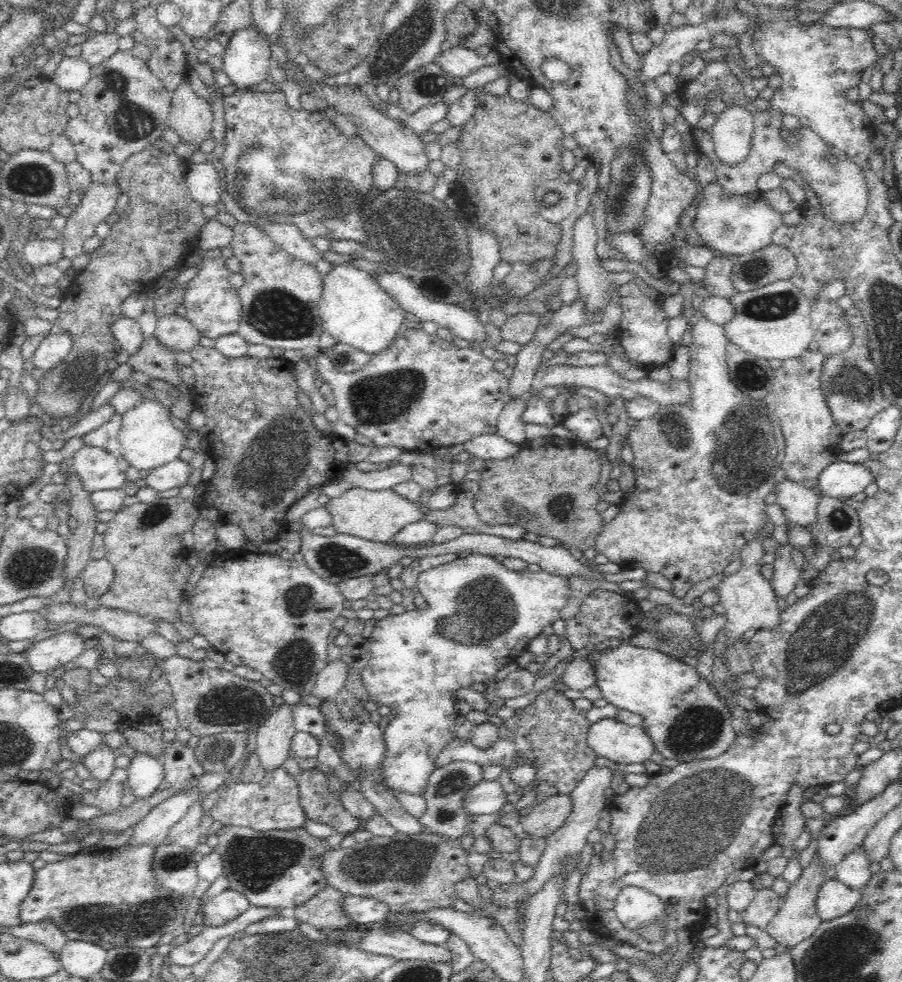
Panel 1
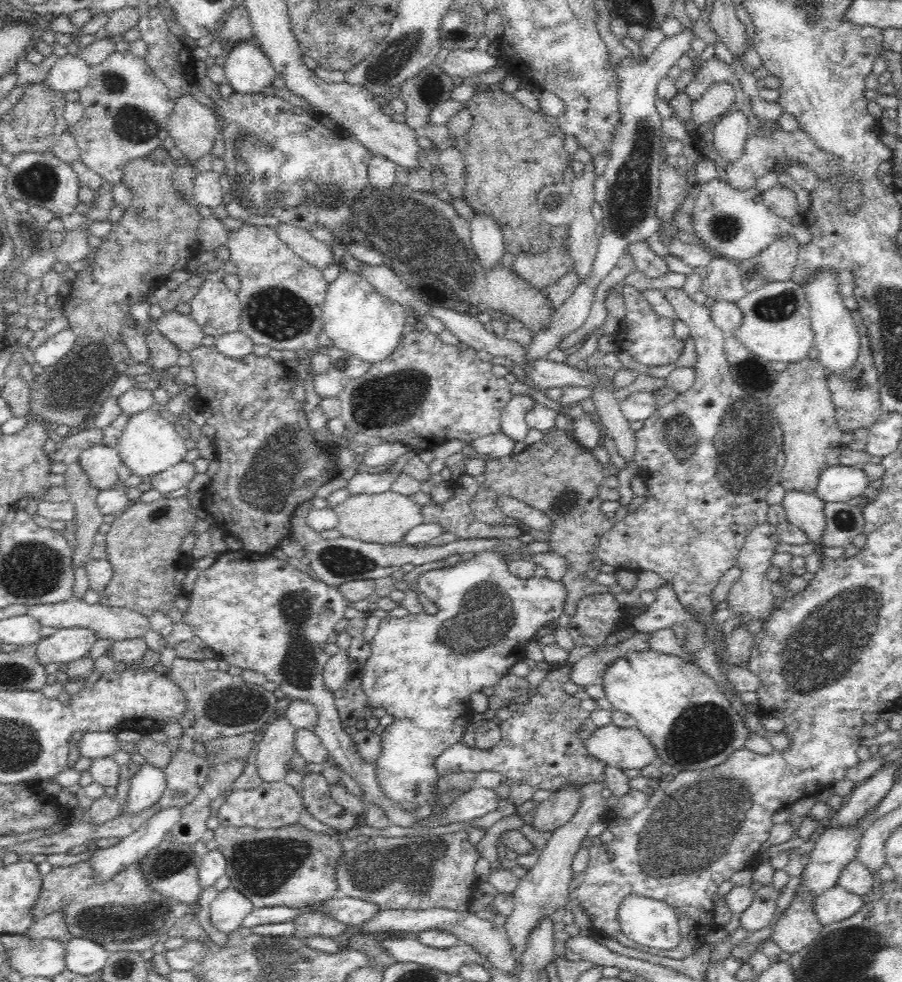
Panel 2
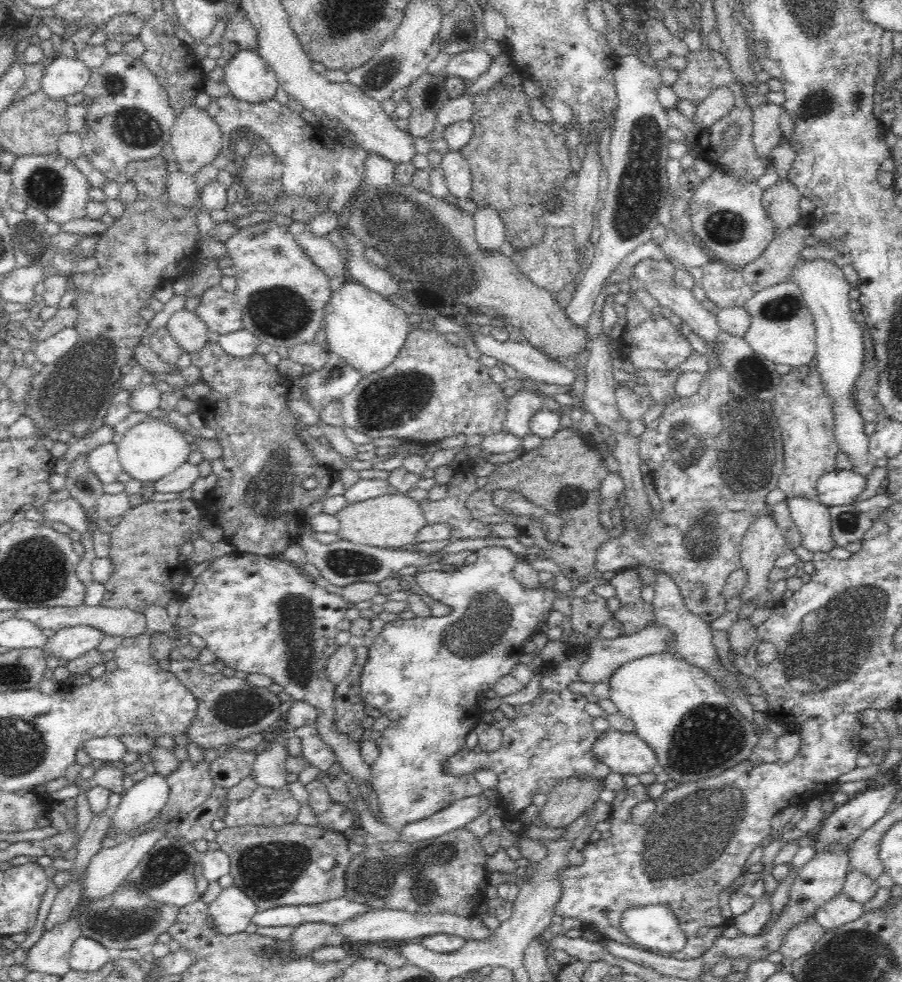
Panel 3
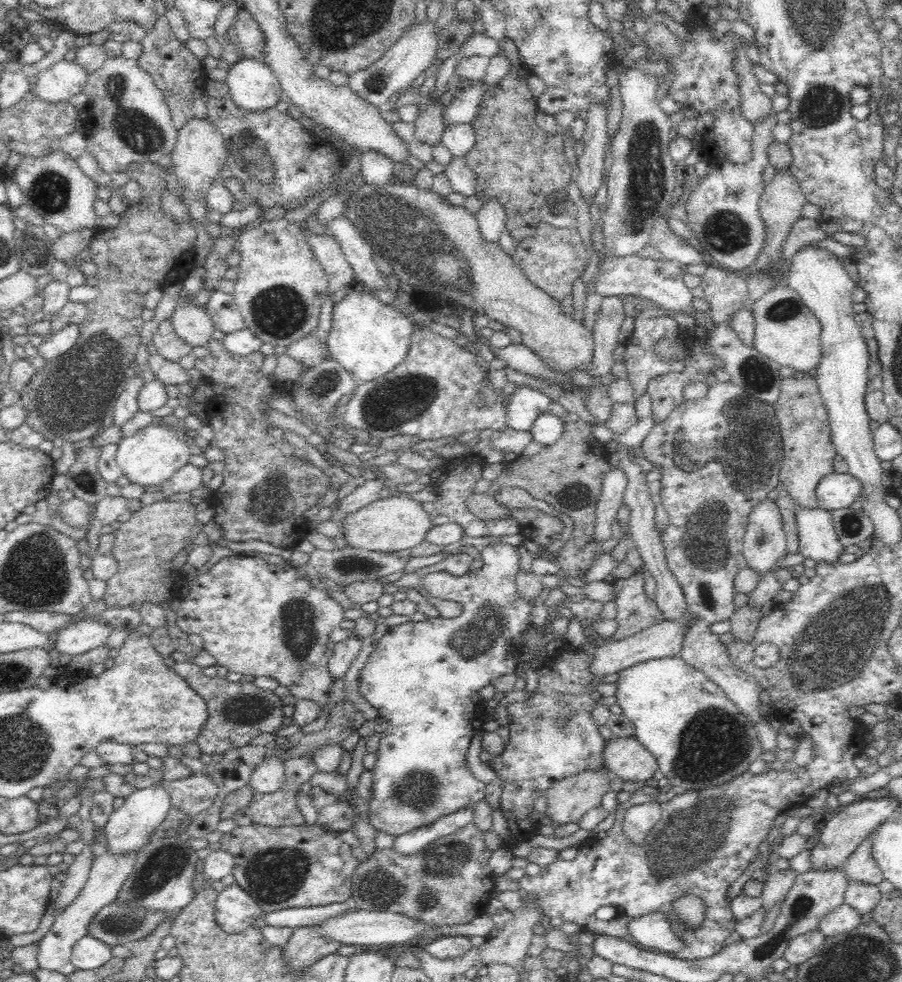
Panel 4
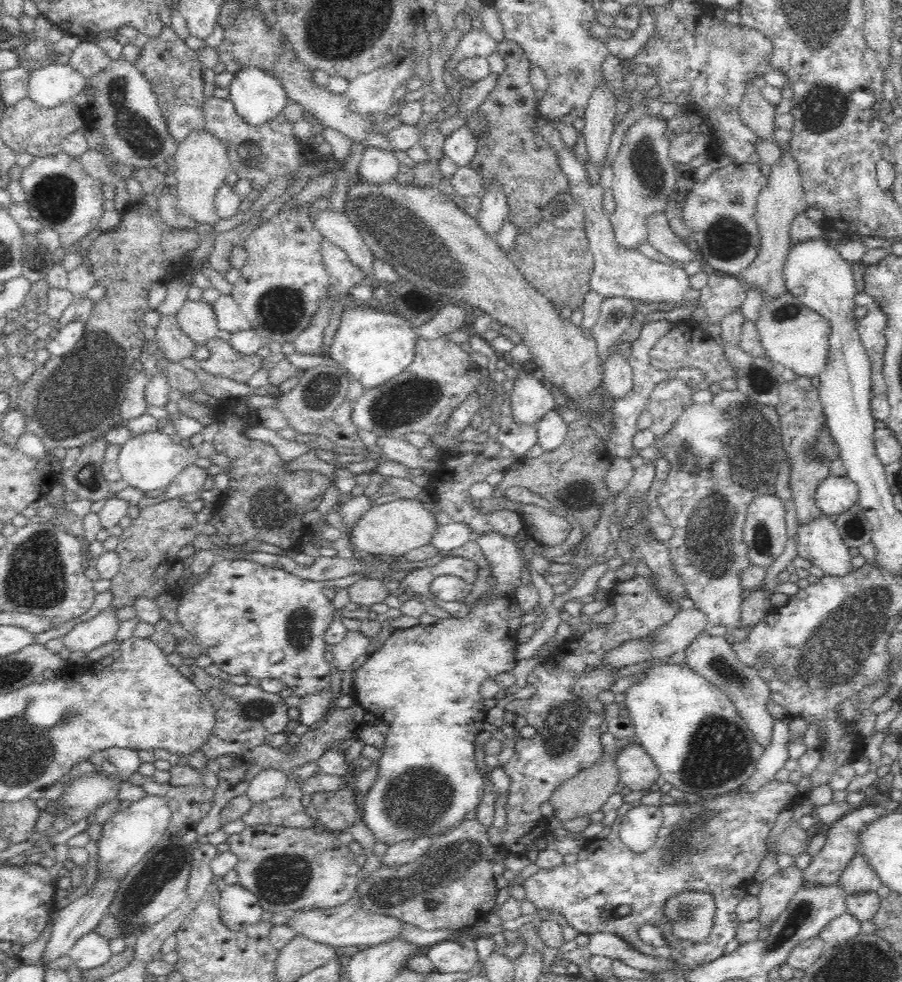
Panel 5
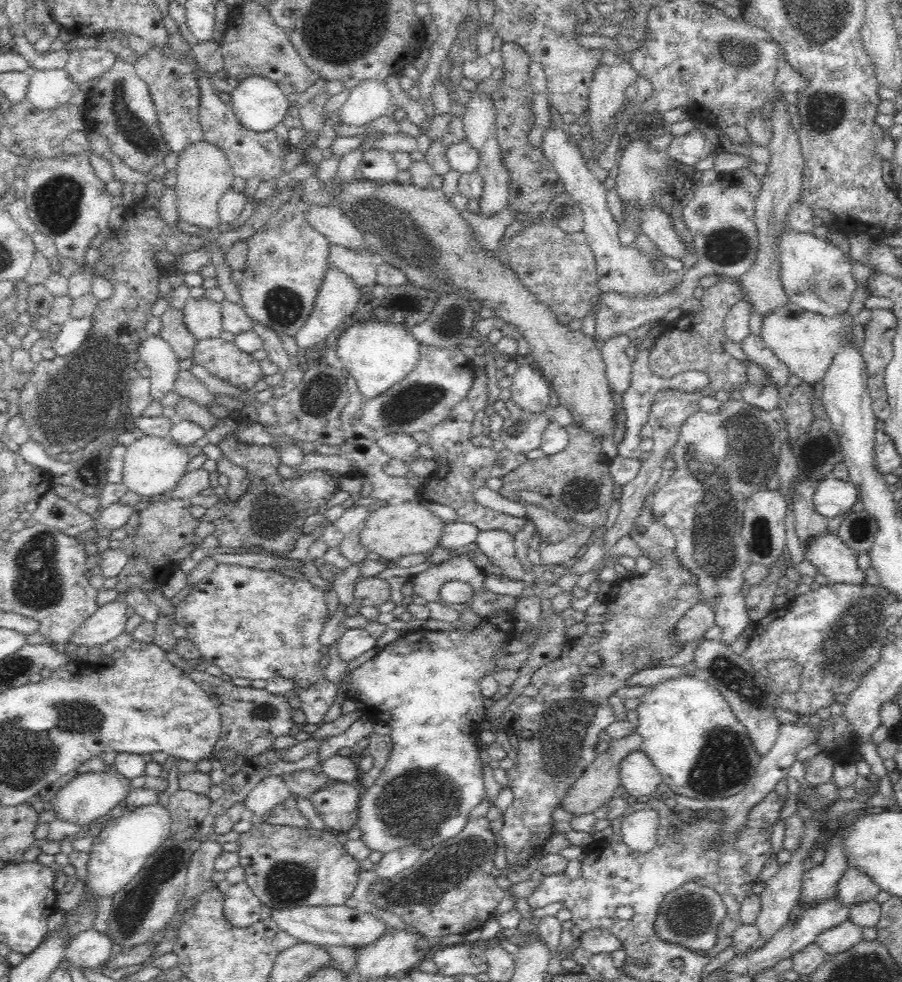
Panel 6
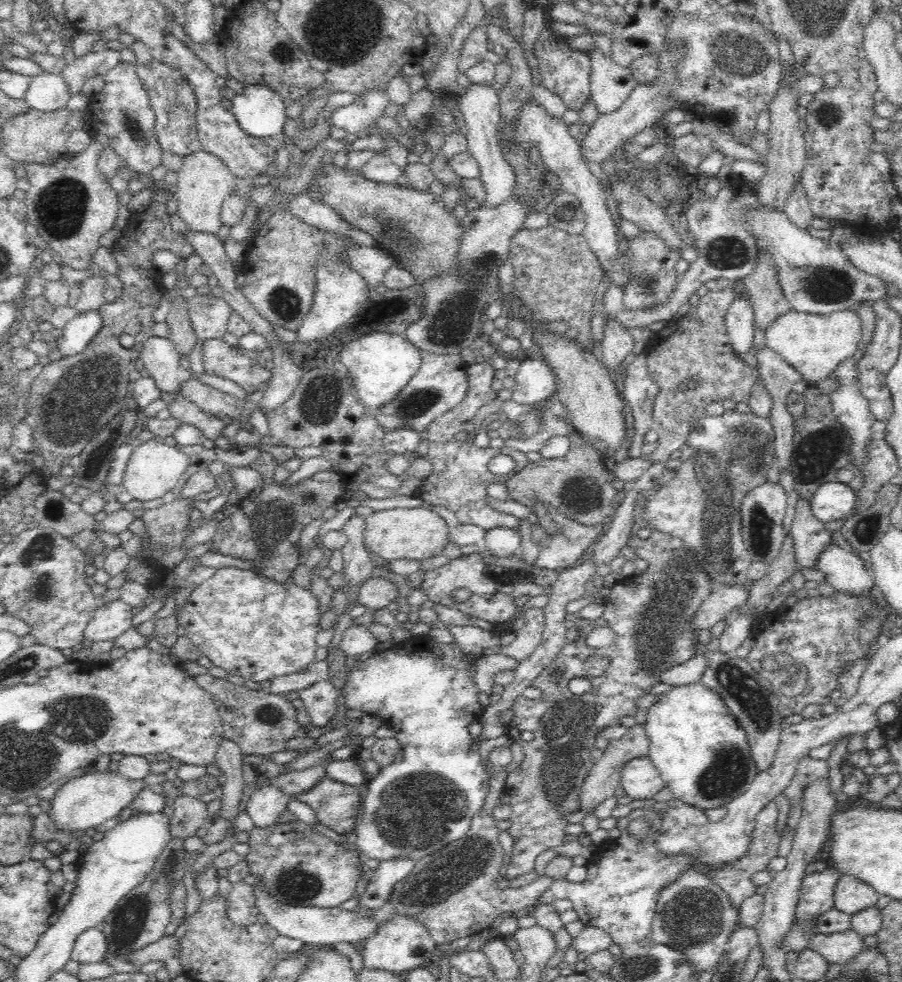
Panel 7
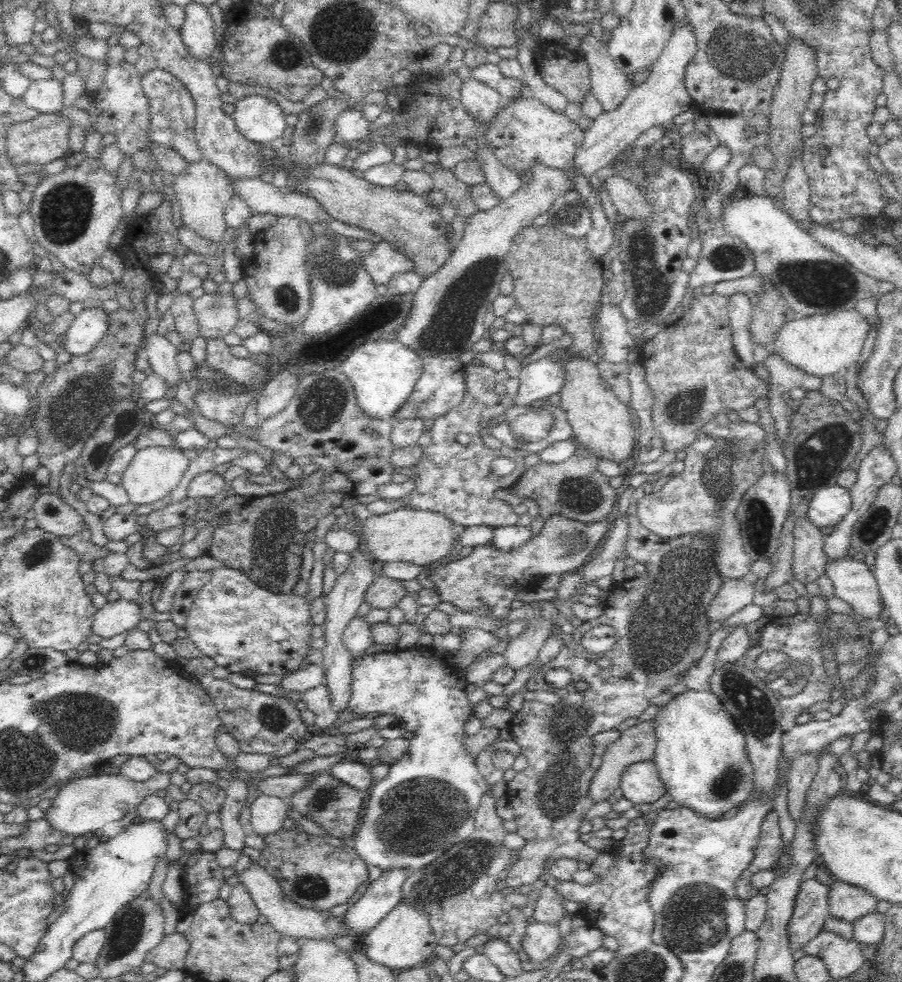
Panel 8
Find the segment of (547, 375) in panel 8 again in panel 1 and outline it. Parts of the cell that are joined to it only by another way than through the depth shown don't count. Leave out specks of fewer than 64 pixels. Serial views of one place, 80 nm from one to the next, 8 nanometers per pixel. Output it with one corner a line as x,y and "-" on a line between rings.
528,396
508,400
497,420
497,434
518,445
525,441
526,423
523,414
527,407

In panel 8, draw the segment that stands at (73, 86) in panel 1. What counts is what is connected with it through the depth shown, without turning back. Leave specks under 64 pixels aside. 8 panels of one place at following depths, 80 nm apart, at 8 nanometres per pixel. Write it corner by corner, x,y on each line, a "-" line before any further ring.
52,78
31,81
22,99
27,108
44,115
58,113
65,108
62,96
63,85

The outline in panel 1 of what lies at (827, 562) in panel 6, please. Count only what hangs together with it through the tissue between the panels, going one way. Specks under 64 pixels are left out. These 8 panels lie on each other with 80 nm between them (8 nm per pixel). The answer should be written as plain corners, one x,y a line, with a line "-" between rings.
788,479
775,483
776,502
782,507
787,522
811,530
815,522
818,522
817,492

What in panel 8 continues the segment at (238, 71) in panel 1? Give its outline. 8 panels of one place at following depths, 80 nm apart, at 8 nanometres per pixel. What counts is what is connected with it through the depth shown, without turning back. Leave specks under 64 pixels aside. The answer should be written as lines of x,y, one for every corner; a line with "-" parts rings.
258,95
242,97
239,101
232,118
240,135
259,145
282,138
285,114
276,102

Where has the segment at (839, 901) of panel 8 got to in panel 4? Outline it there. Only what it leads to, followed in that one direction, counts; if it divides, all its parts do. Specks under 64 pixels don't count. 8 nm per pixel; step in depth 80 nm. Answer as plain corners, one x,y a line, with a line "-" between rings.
866,838
865,842
856,848
856,852
850,856
842,871
847,883
858,881
858,883
878,886
882,882
882,871
872,857
871,838

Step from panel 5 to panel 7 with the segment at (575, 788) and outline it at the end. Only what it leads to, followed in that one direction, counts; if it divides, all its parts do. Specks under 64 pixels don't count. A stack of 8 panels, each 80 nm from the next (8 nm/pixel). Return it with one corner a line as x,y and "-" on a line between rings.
636,723
623,733
622,738
610,742
602,757
590,769
590,776
586,777
586,782
582,786
582,794
580,794
580,807
586,811
592,811
607,798
614,796
618,786
621,786
621,773
624,765
634,757
648,757
649,750
650,741
645,731
645,723

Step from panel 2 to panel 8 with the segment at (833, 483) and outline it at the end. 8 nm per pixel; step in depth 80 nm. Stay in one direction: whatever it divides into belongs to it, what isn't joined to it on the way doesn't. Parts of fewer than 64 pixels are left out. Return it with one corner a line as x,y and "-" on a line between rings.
826,485
812,497
807,519
814,527
828,532
848,514
852,499
850,493
840,486

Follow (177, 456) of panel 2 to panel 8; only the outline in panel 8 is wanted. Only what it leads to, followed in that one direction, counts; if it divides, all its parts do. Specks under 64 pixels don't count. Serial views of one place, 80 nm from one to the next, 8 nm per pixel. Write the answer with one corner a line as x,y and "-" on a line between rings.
144,448
138,450
134,460
126,469
122,477
120,486
124,488
128,495
128,502
136,506
156,503
173,491
184,476
189,467
189,460
183,452
166,448

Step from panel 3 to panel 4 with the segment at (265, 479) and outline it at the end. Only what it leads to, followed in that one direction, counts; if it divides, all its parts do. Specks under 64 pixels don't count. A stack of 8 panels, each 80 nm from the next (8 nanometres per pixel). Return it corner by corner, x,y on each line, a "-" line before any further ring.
215,339
210,340
207,347
210,349
210,356
197,360
195,369
202,372
207,381
222,384
228,389
224,394
215,397
211,405
205,407
209,425
215,433
211,447
220,449
226,455
226,466
222,473
223,485
208,500
216,510
213,522
219,526
221,537
228,542
262,540
276,548
293,548
308,534
308,520
304,518
304,512
316,506
329,491
330,479
319,467
302,462
301,453
285,440
282,429
266,425
268,406
262,400
280,393
283,384
272,375
268,378
261,376
260,368
265,356
260,352
254,352
249,356
234,355
224,347
224,342

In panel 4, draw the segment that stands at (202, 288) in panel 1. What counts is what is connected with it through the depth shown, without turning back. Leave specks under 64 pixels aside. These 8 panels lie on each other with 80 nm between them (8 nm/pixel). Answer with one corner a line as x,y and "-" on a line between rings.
214,289
214,295
206,304
206,309
214,321
214,327
223,333
234,333
246,328
246,321
242,317
234,297

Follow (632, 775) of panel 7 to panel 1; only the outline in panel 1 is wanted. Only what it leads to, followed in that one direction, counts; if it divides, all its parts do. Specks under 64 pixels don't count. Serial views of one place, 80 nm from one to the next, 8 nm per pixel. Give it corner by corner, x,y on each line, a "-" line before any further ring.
616,719
591,723
587,744
596,756
602,756
616,765
643,764
654,754
655,746
642,725
633,727

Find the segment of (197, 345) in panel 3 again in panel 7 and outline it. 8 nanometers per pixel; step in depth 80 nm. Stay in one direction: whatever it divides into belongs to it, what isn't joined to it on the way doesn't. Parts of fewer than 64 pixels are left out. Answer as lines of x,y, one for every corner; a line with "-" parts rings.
199,294
188,299
190,319
198,341
222,339
228,332
232,306
223,297

